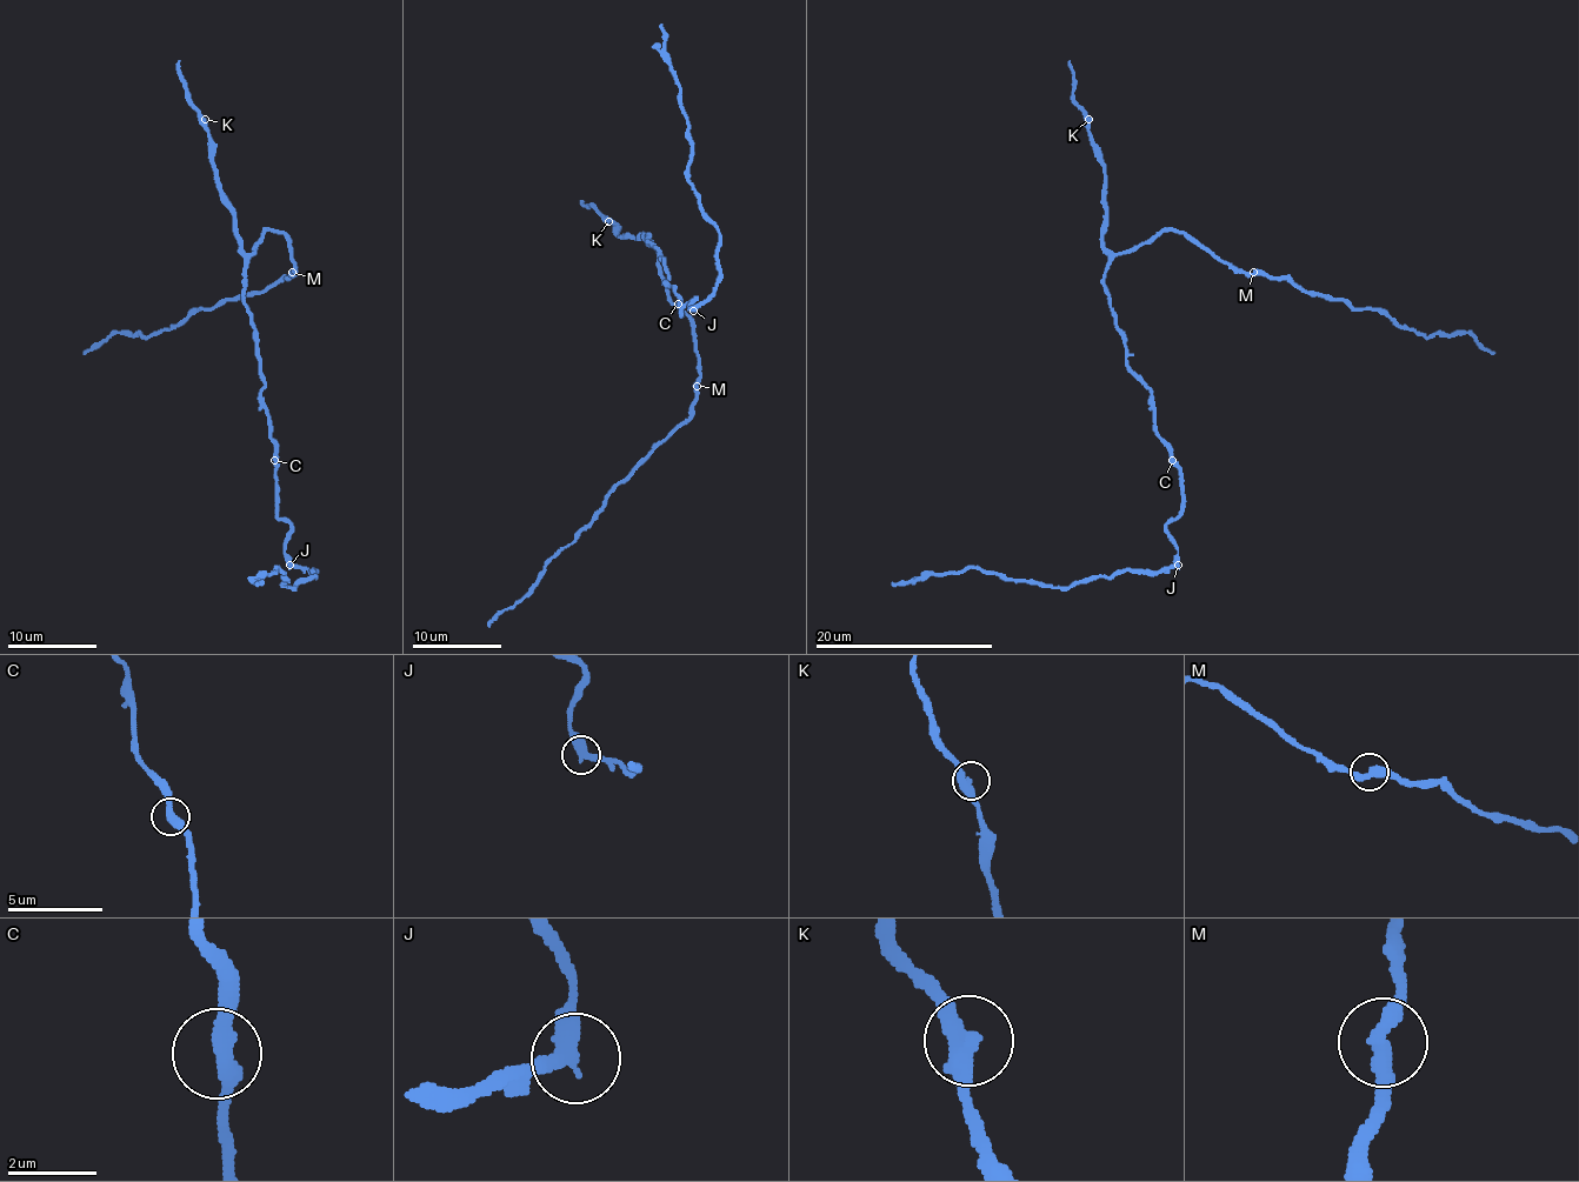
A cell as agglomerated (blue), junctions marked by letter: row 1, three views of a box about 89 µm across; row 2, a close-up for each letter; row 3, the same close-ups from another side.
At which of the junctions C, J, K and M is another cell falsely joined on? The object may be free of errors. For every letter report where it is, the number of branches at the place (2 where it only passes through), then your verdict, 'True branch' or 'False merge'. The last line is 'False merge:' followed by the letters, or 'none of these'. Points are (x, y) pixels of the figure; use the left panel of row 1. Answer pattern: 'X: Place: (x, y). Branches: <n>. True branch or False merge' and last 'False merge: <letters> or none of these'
C: Place: (274, 460). Branches: 2. True branch
J: Place: (290, 565). Branches: 2. True branch
K: Place: (205, 119). Branches: 2. True branch
M: Place: (292, 272). Branches: 2. True branch
False merge: none of these

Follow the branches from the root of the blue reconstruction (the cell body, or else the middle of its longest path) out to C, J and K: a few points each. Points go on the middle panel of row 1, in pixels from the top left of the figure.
C: (660, 252), (670, 274), (665, 284), (673, 288), (678, 304)
J: (660, 252), (670, 274), (665, 284), (673, 288), (680, 314), (695, 299), (690, 306), (693, 311)
K: (660, 252), (647, 239), (648, 236), (648, 241), (643, 234), (620, 236), (618, 228), (608, 221)

